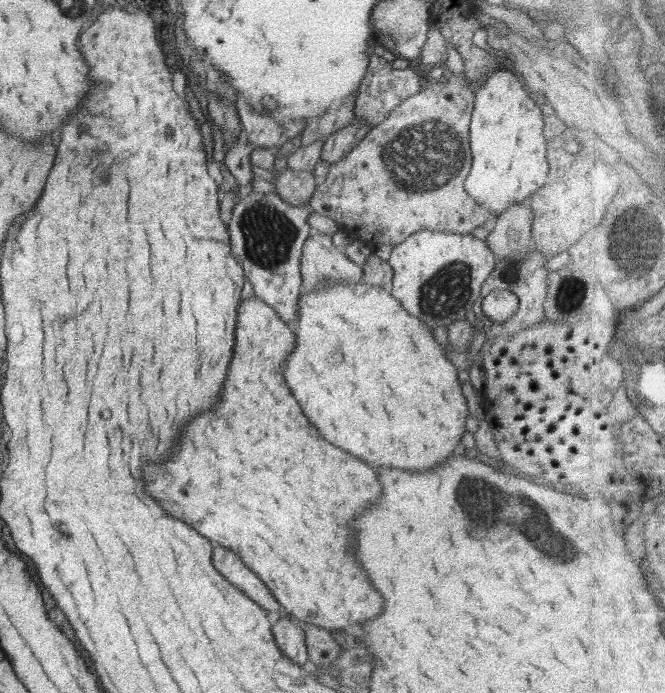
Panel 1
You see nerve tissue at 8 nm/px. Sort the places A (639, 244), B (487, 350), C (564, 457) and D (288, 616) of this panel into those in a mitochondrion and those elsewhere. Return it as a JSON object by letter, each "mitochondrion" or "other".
{"A":"mitochondrion","B":"other","C":"other","D":"other"}

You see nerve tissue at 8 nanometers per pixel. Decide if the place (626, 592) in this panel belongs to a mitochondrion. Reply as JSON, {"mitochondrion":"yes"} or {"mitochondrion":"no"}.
{"mitochondrion":"no"}

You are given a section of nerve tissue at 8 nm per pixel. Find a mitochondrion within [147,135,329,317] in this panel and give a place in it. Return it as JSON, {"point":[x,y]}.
{"point":[269,235]}

